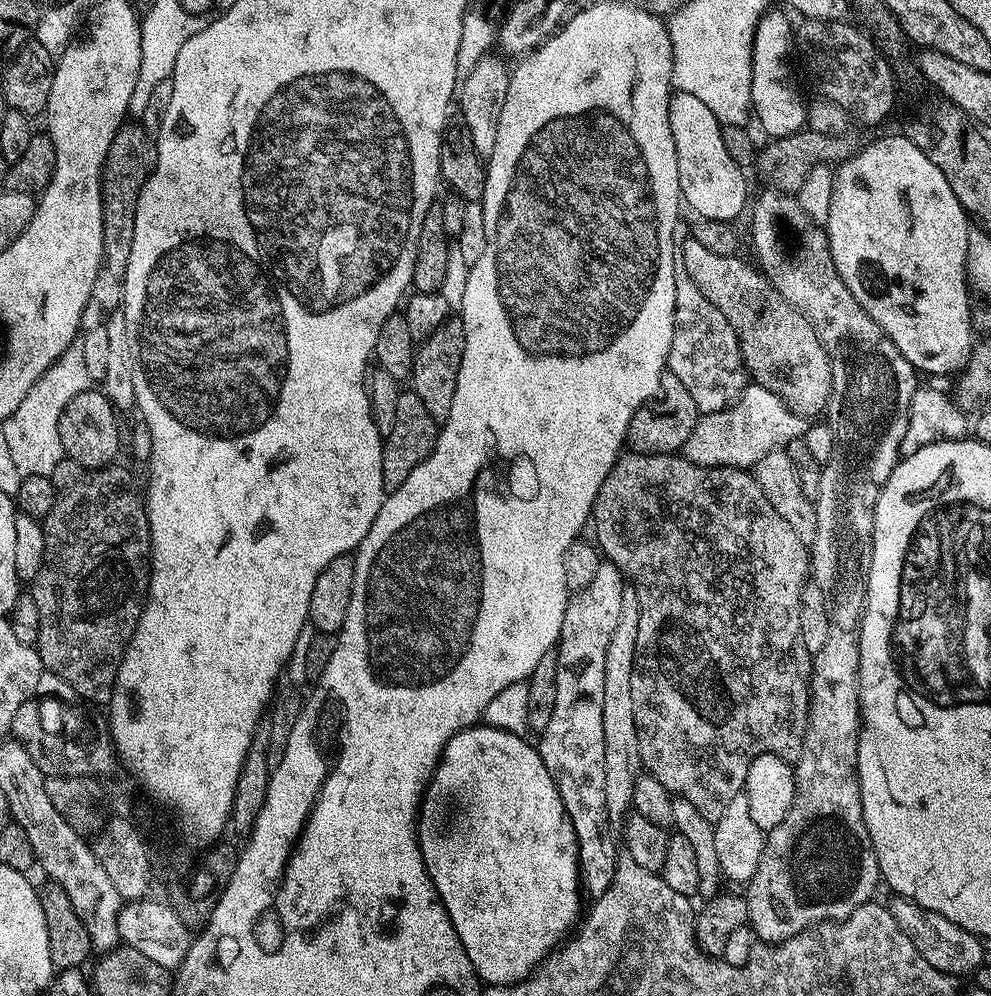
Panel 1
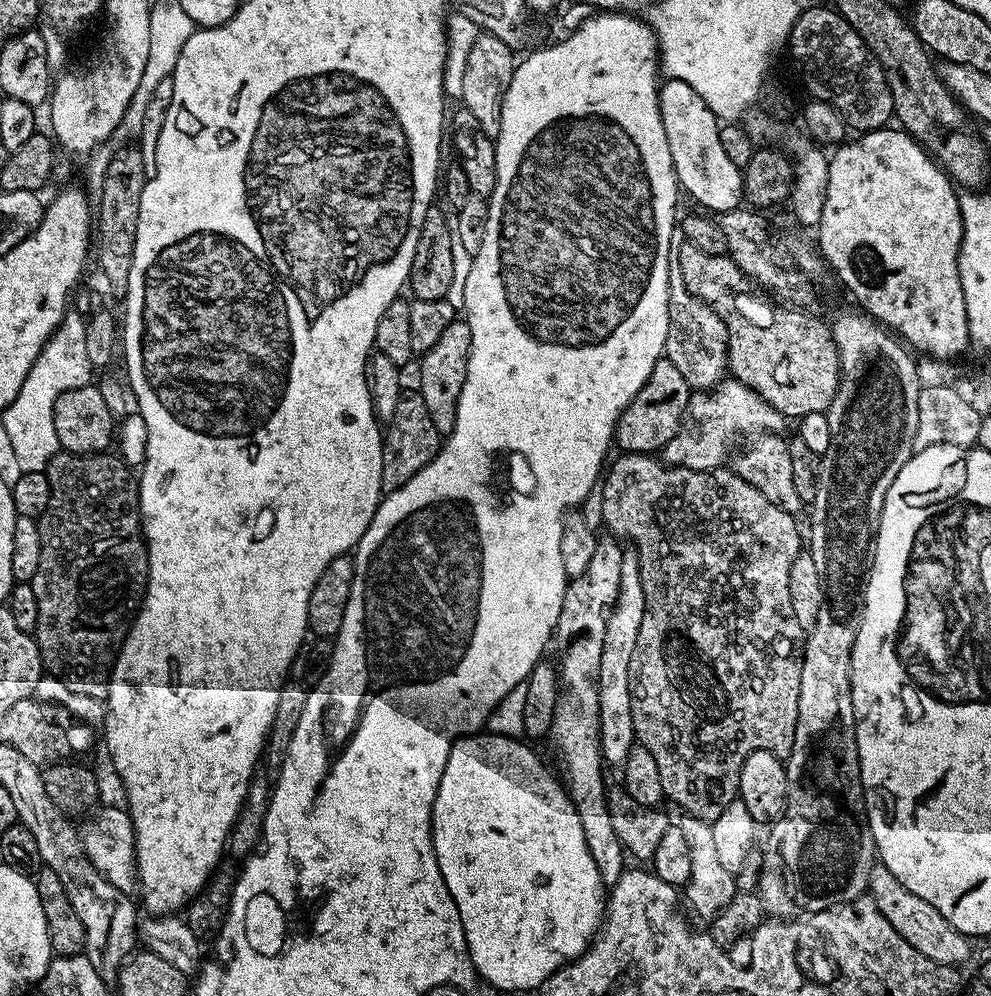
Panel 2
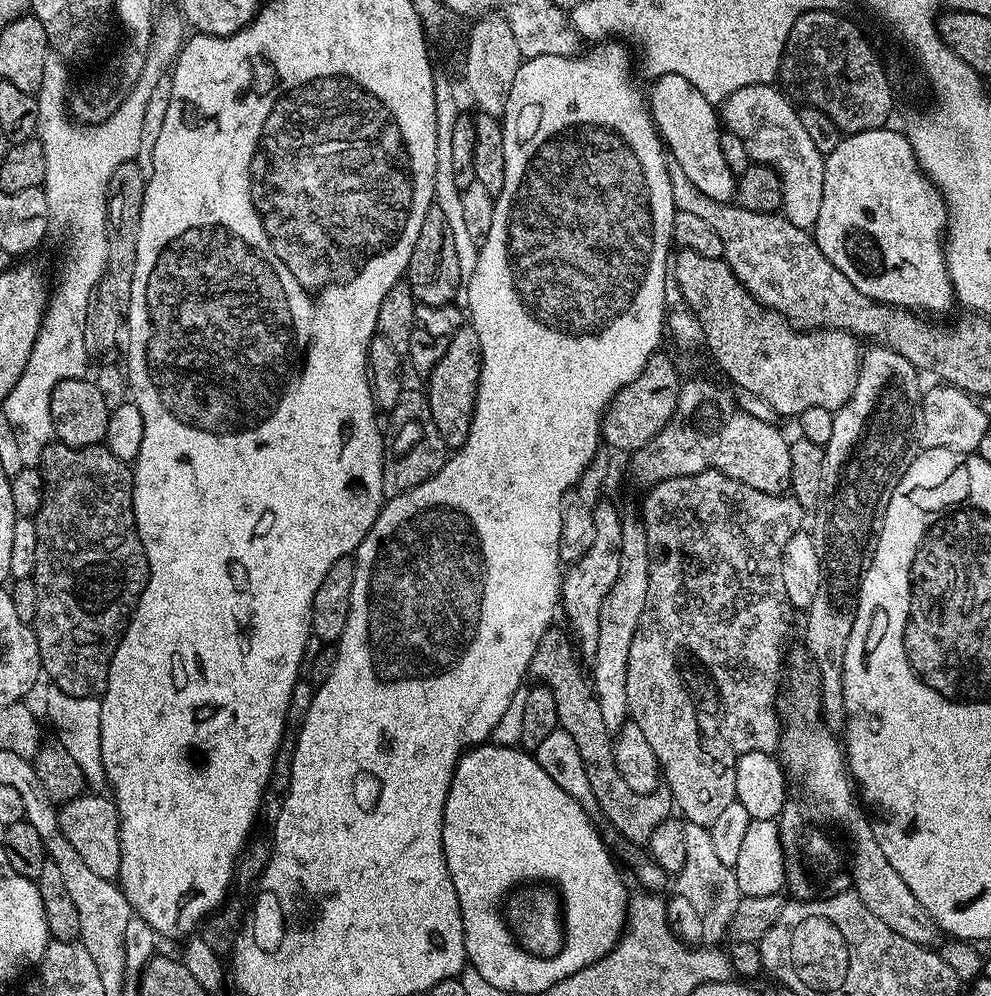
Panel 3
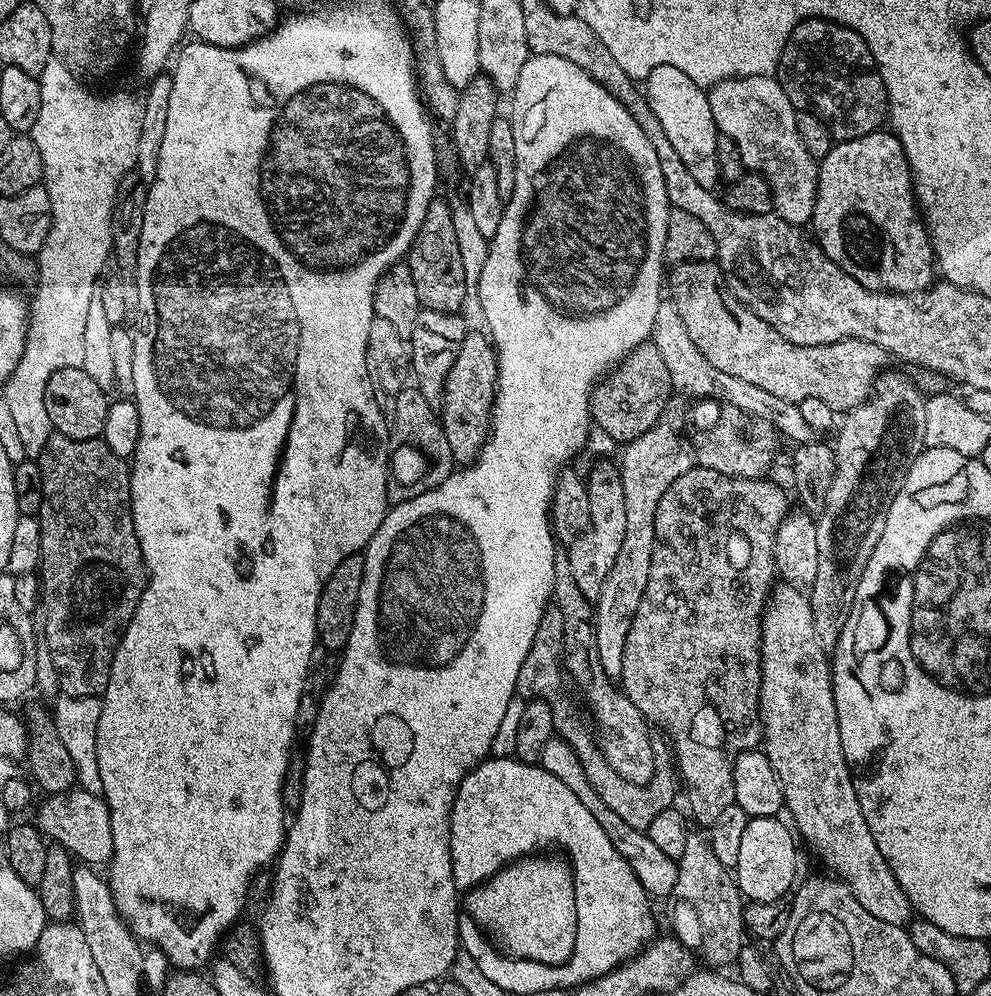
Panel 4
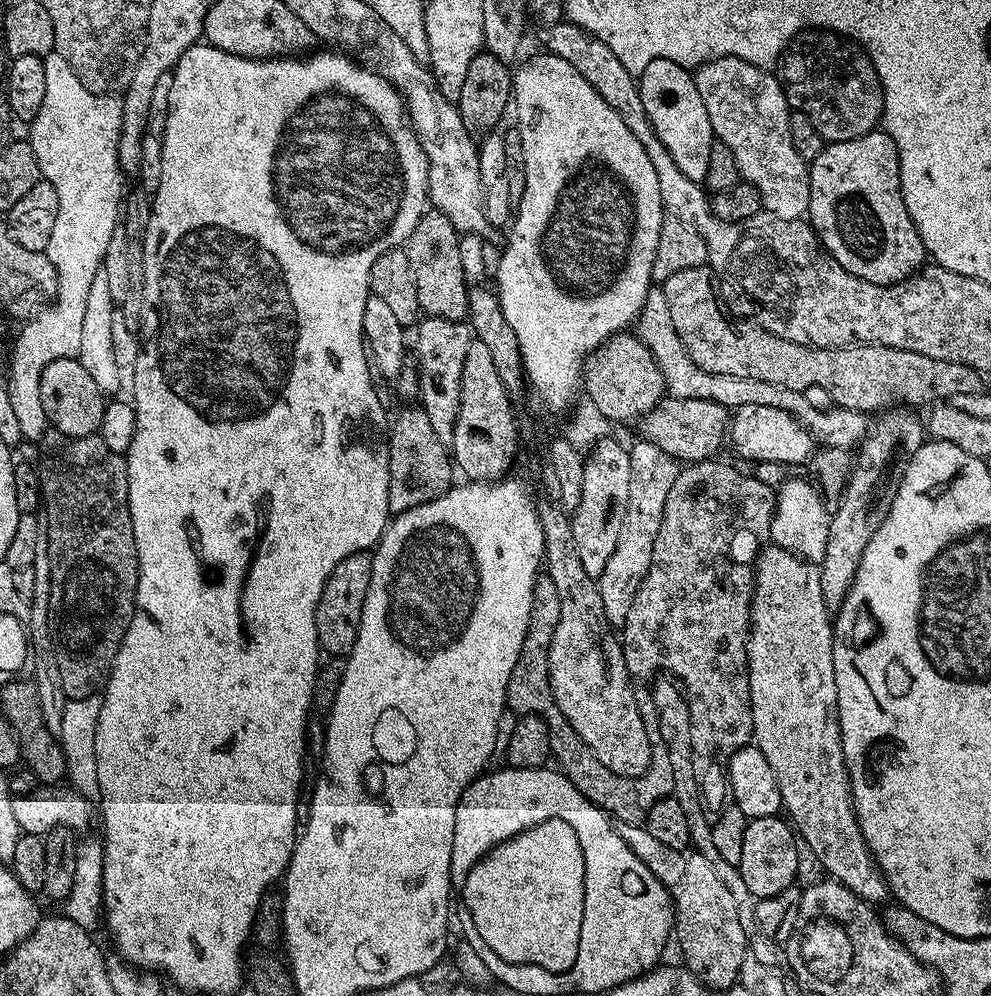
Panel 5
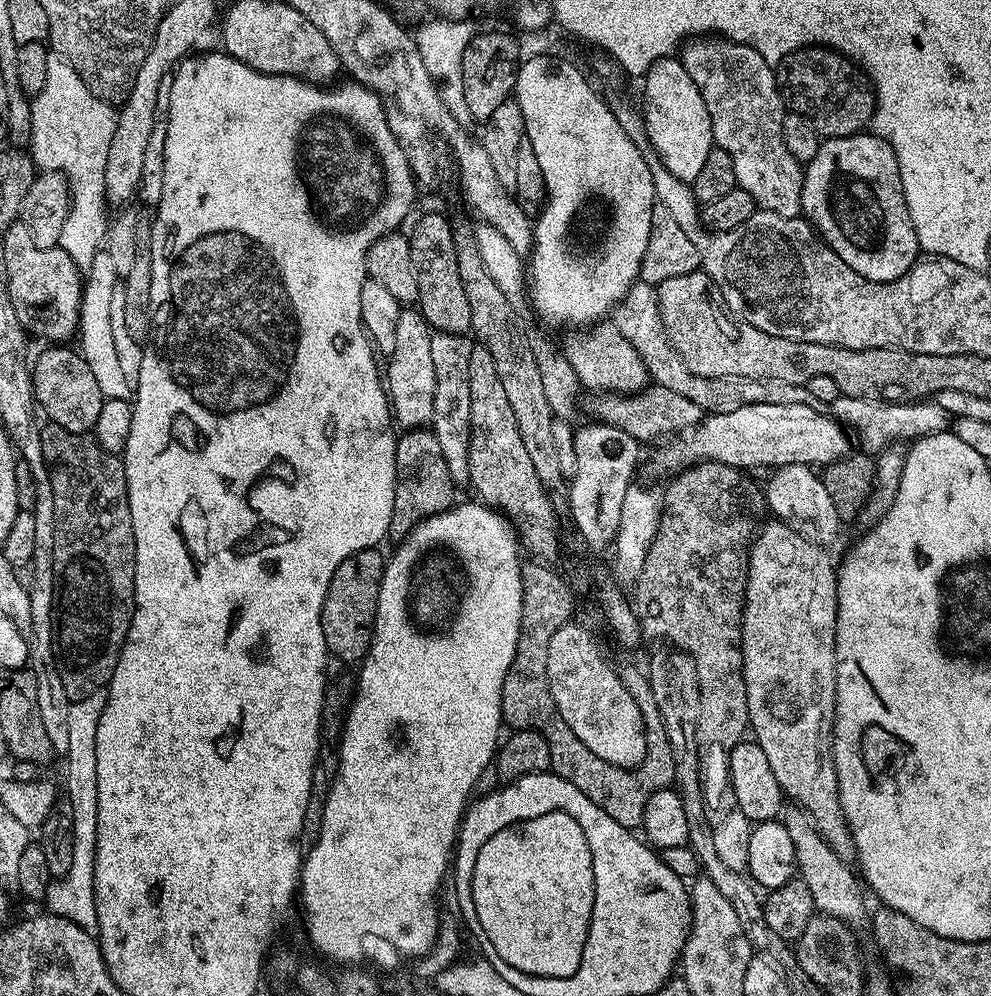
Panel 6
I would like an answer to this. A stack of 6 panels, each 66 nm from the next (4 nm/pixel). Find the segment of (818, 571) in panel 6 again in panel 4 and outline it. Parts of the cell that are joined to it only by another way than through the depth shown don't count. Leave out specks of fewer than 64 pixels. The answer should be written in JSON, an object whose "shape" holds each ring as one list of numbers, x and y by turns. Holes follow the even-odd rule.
{"shape":[[777,583,764,610,764,621,760,627,762,751,766,758,770,758,774,774,778,774,784,795,784,808,792,815,791,823,799,839,804,839,824,859,826,867,836,871,833,873,843,880,844,885,869,914,874,914,874,918,882,918,882,922,904,926,913,919,914,909,898,878,894,878,894,870,890,870,886,858,882,858,882,850,878,850,878,842,874,842,874,834,870,834,870,826,866,826,866,818,856,793,856,782,851,767,844,761,842,754,830,656,826,645,818,638,818,630,814,628,811,599,800,592,803,591,795,584]]}

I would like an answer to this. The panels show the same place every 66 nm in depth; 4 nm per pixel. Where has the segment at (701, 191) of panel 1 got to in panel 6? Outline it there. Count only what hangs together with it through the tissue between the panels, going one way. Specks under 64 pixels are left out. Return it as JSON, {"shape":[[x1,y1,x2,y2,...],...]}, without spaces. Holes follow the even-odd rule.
{"shape":[[675,55,661,56,659,60,655,60,644,73,642,83,644,83,642,111,646,134,658,158,662,158,662,166,666,166,666,170,670,170,674,178,692,185,714,146,706,102,698,86,694,86,694,78,686,74,683,59]]}

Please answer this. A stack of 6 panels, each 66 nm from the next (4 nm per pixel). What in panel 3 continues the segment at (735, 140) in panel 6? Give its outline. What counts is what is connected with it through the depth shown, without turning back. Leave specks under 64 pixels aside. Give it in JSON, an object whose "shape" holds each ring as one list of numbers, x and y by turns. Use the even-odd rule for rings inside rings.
{"shape":[[772,84,742,86,742,90,734,90,734,94,724,99,722,124,727,131,742,138,749,161,768,164,778,174,782,182,783,216,794,226,812,230,816,227,818,209,822,206,825,156,807,136,797,105,791,102,779,87]]}

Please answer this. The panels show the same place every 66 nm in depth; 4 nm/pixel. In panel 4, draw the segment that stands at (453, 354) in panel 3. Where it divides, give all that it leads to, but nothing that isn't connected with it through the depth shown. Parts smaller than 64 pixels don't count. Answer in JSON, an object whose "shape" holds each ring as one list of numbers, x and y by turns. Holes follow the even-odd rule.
{"shape":[[470,330,458,346,454,366,446,374,444,399,438,408,440,425,444,428,450,454,457,465,467,466,476,459,492,419,492,399,496,396,496,350,483,331],[481,332,481,333,480,333]]}

